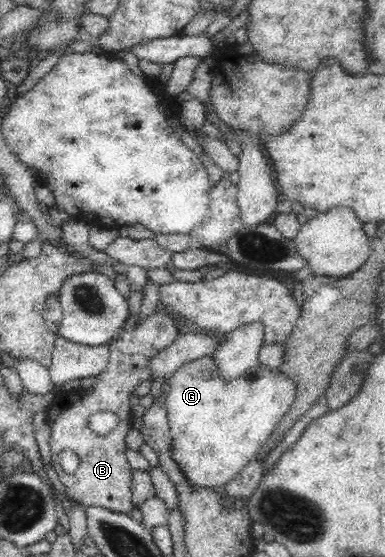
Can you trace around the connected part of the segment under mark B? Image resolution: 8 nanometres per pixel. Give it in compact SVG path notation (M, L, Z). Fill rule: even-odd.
M157 308L152 316L149 316L139 327L131 327L127 332L121 334L121 338L117 338L110 346L109 361L106 364L105 370L96 376L96 381L89 393L82 391L73 391L65 396L57 396L55 402L51 403L49 409L46 410L47 423L50 428L50 451L51 465L57 472L63 486L67 488L67 494L75 503L80 503L85 506L99 506L111 510L113 512L121 512L121 514L129 515L132 510L139 508L133 499L131 499L131 467L127 463L125 451L128 450L125 444L125 437L133 428L131 421L131 410L129 406L129 394L135 391L135 386L149 380L149 369L147 362L156 356L161 350L168 348L180 335L179 328L174 319L161 308ZM100 411L110 411L118 414L119 424L108 435L104 437L97 436L91 432L87 425L87 418L91 414ZM64 450L71 450L77 454L79 463L77 470L72 474L65 473L59 460L59 454Z

